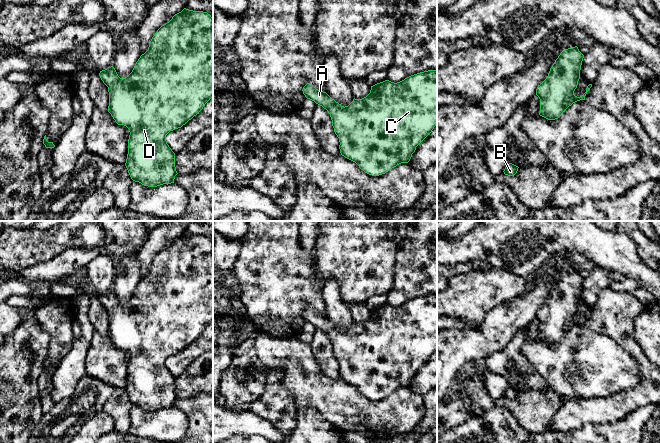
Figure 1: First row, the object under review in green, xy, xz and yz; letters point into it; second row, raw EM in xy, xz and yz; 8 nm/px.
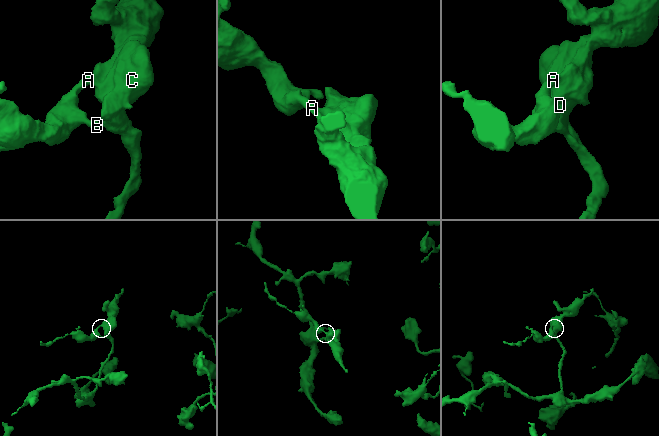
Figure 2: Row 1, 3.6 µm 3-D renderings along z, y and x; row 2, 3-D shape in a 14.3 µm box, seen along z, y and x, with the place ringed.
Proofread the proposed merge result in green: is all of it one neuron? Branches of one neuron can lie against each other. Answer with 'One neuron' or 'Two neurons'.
One neuron

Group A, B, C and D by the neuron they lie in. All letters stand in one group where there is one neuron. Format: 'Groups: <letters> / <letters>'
Groups: A B C D

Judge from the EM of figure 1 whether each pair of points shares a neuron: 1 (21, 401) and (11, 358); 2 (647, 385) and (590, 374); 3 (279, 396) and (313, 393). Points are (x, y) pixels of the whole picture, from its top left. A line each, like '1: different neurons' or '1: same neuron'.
1: same neuron
2: different neurons
3: different neurons

